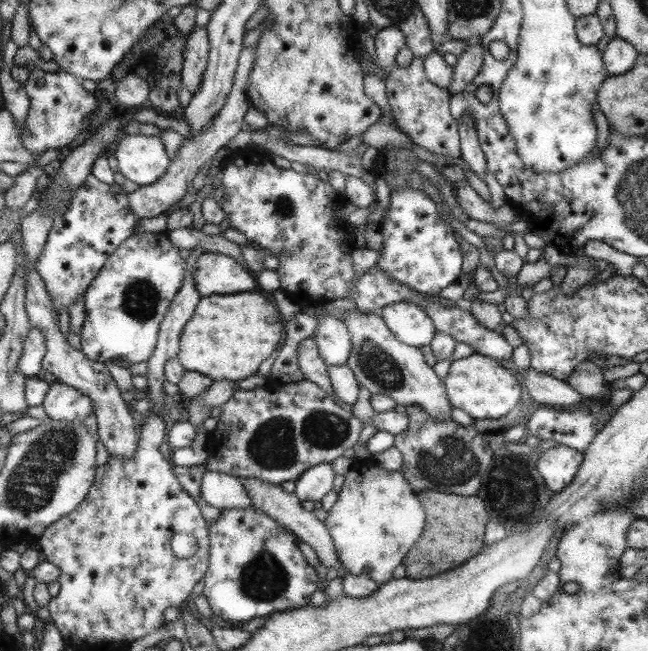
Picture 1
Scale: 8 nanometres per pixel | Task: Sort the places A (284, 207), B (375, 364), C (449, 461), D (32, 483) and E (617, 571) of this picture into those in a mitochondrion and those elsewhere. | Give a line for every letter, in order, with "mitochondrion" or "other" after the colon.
A: mitochondrion
B: mitochondrion
C: mitochondrion
D: mitochondrion
E: other

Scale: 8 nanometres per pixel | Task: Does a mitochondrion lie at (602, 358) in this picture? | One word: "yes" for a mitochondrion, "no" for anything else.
no

